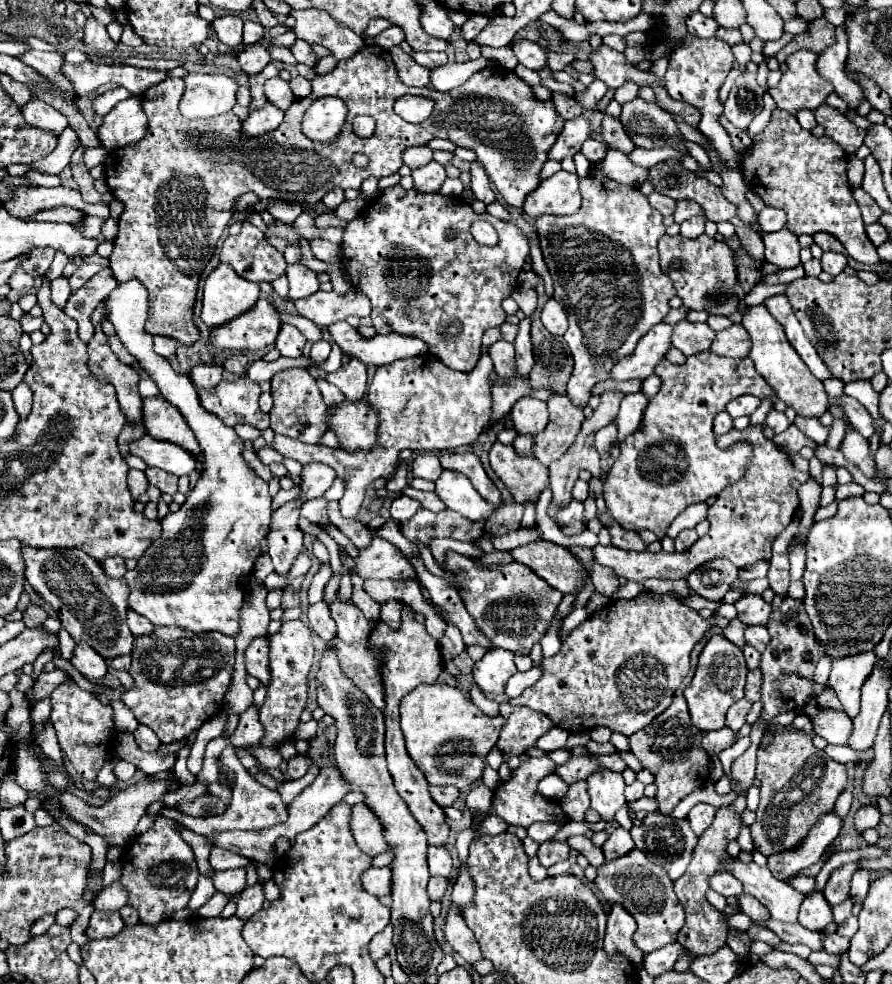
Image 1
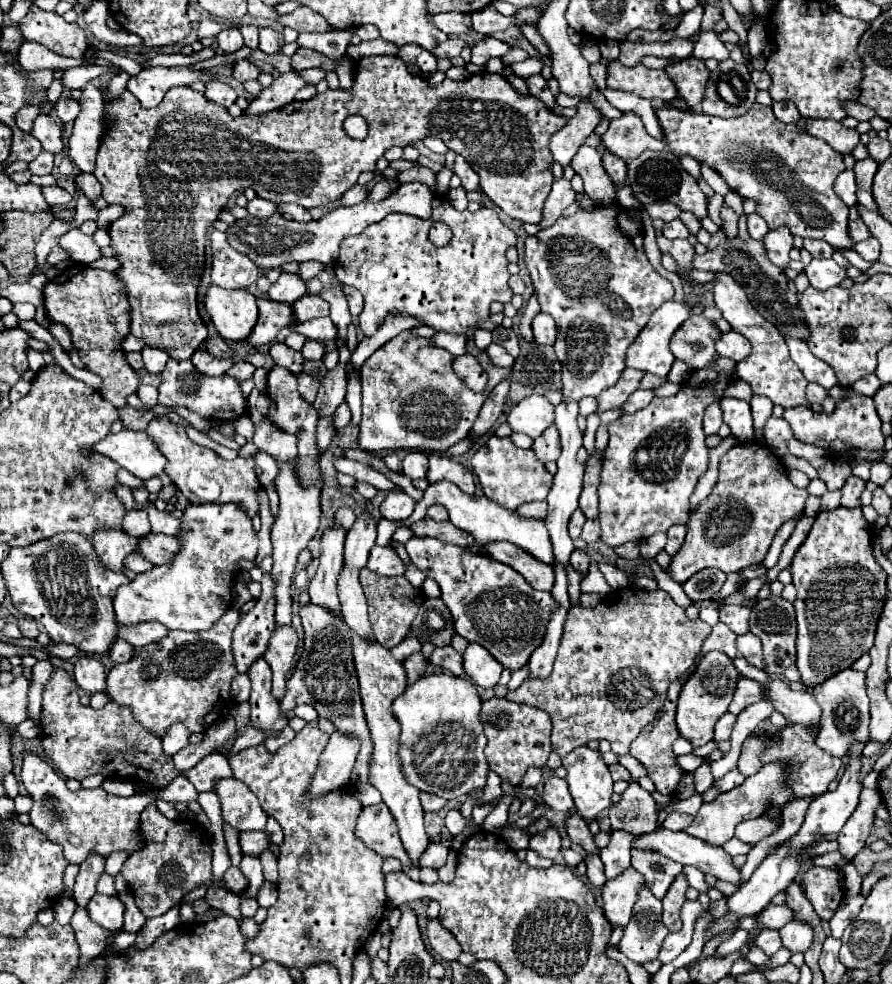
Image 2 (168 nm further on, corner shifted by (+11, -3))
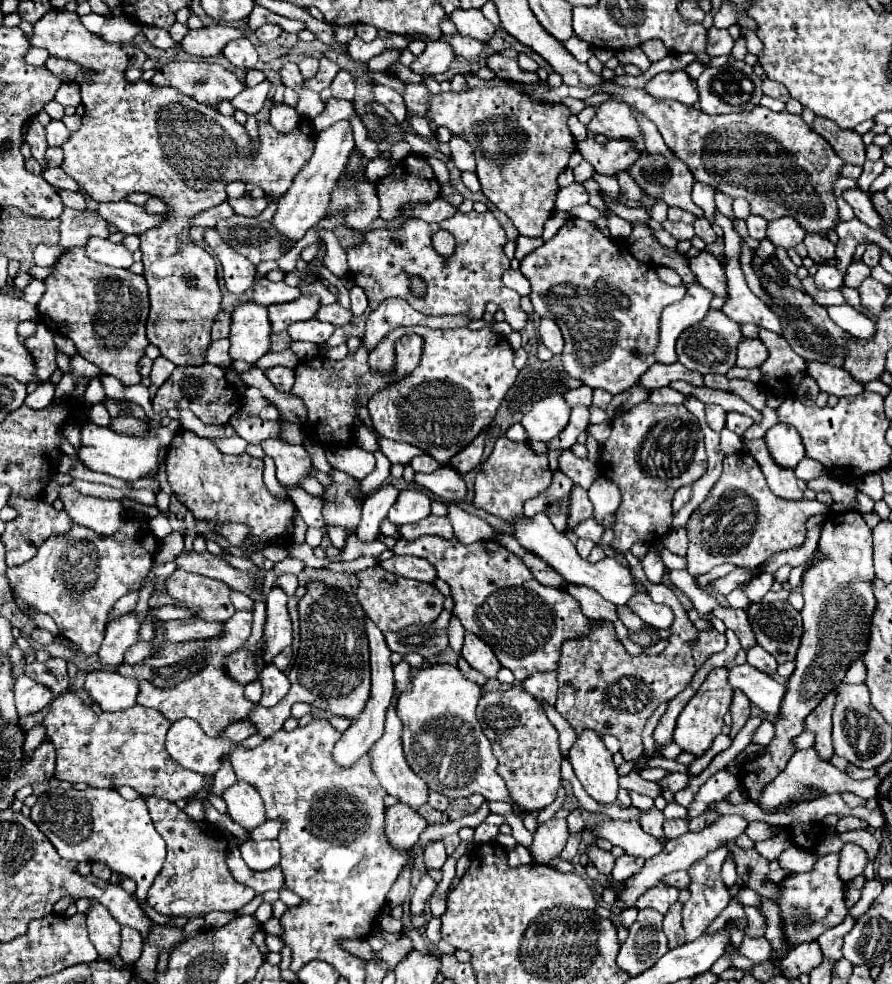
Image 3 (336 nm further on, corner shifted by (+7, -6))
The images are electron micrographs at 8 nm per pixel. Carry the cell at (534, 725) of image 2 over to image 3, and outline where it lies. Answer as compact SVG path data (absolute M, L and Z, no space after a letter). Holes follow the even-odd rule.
M523 688L487 692L477 704L477 718L499 760L497 770L507 784L509 796L529 812L549 806L561 784L559 764L563 756L559 752L559 732L545 716L541 704Z

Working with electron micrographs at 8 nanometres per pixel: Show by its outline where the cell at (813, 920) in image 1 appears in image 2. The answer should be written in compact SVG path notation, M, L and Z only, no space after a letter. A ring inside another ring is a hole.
M789 921L785 927L779 929L783 947L791 953L805 953L813 945L813 927L801 921Z

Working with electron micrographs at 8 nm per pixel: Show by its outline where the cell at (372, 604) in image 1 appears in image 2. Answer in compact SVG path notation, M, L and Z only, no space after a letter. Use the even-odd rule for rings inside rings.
M353 633L353 657L355 657L357 677L359 677L359 687L361 687L365 719L367 719L367 727L371 731L371 741L373 741L373 755L371 755L371 763L369 763L369 783L379 789L385 805L393 813L393 817L399 825L401 841L409 855L411 867L419 869L419 857L425 851L425 847L429 845L429 837L423 827L423 807L419 801L419 791L405 779L403 769L401 769L401 759L397 755L401 727L397 725L393 709L391 709L391 703L395 701L395 697L399 697L407 687L405 669L401 667L399 661L395 661L391 657L389 649L381 647L379 643L367 643L365 639L361 639L355 633Z

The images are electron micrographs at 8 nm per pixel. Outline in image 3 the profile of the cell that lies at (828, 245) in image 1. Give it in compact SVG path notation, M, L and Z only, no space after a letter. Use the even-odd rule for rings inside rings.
M807 234L803 242L809 250L809 258L813 258L817 264L835 258L835 246L827 240L825 234Z

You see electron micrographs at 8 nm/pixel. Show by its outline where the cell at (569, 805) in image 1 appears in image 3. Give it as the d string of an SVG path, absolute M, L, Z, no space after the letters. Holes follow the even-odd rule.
M589 844L589 846L587 846L587 856L589 856L589 860L595 864L595 868L597 868L601 874L605 874L605 876L611 874L611 868L613 868L613 864L615 864L615 858L613 858L611 852L601 850L597 844Z

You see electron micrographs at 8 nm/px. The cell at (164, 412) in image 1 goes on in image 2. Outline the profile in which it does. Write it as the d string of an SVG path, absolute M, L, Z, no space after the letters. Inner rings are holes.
M165 417L153 419L147 427L147 435L153 437L161 449L161 453L169 459L165 465L165 473L177 485L177 489L187 497L189 503L237 503L243 507L245 515L251 519L259 515L259 501L257 493L261 483L255 473L255 459L253 457L237 457L233 461L225 461L209 447L193 443L181 425L171 423Z

